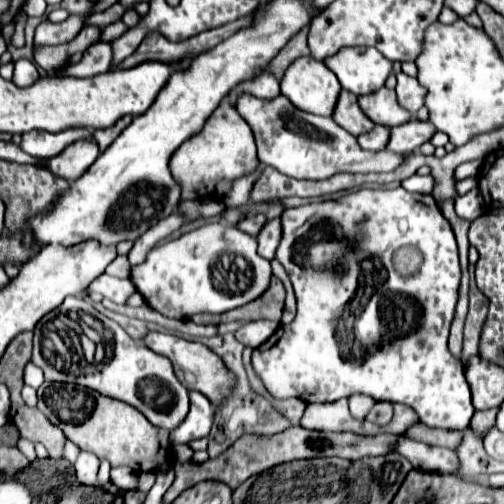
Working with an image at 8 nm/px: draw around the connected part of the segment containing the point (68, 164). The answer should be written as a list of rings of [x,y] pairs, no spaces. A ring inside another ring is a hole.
[[[81,138],[77,142],[73,142],[71,146],[67,146],[61,154],[57,154],[55,158],[45,160],[45,166],[51,168],[57,176],[65,178],[67,182],[77,180],[81,174],[87,172],[87,168],[95,162],[95,158],[99,156],[99,148],[97,142],[91,138]]]

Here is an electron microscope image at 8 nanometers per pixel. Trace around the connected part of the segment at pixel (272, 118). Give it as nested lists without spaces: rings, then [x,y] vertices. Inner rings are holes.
[[[279,94],[273,102],[261,98],[241,98],[237,112],[251,126],[257,142],[257,158],[263,166],[271,166],[285,176],[299,180],[325,180],[333,174],[369,174],[369,172],[393,172],[405,162],[401,154],[389,154],[389,150],[365,152],[357,146],[357,138],[343,130],[331,118],[315,118],[291,106],[291,102]]]

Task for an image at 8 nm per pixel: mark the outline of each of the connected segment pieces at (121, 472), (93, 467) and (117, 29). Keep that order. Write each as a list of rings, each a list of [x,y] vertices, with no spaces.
[[[113,468],[111,470],[111,482],[121,490],[121,492],[127,492],[127,490],[137,490],[137,476],[133,470],[129,468]]]
[[[79,452],[73,466],[75,466],[77,478],[81,484],[95,484],[95,476],[97,476],[97,468],[99,468],[99,458],[95,454]]]
[[[121,20],[114,22],[102,29],[100,41],[111,42],[120,37],[126,30],[127,27]]]

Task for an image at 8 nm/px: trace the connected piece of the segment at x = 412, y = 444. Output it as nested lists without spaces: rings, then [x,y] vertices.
[[[405,438],[401,446],[397,446],[397,454],[405,456],[413,468],[425,472],[439,472],[439,474],[453,474],[457,470],[457,456],[449,448],[429,446],[417,440]]]

